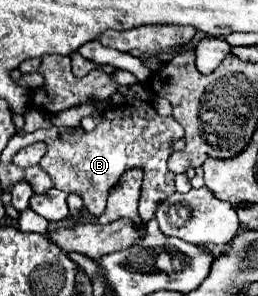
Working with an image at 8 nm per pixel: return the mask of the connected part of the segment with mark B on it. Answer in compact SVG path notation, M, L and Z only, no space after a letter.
M132 101L132 103L124 103L120 107L108 107L102 111L102 119L100 123L92 129L92 131L84 131L84 129L76 129L74 133L66 133L66 135L56 135L54 139L48 141L46 137L46 145L48 151L40 161L40 167L46 167L48 175L54 179L56 189L64 191L64 193L76 193L82 197L84 207L94 215L102 215L106 209L106 199L110 195L110 191L120 183L120 177L128 171L128 169L142 169L144 177L142 177L142 189L140 189L140 201L138 201L138 215L144 223L148 223L150 219L154 219L154 211L158 207L160 201L164 201L168 195L172 195L174 189L174 173L166 167L168 157L172 155L172 145L174 141L182 139L184 131L182 127L172 119L172 117L162 117L156 113L152 101Z

